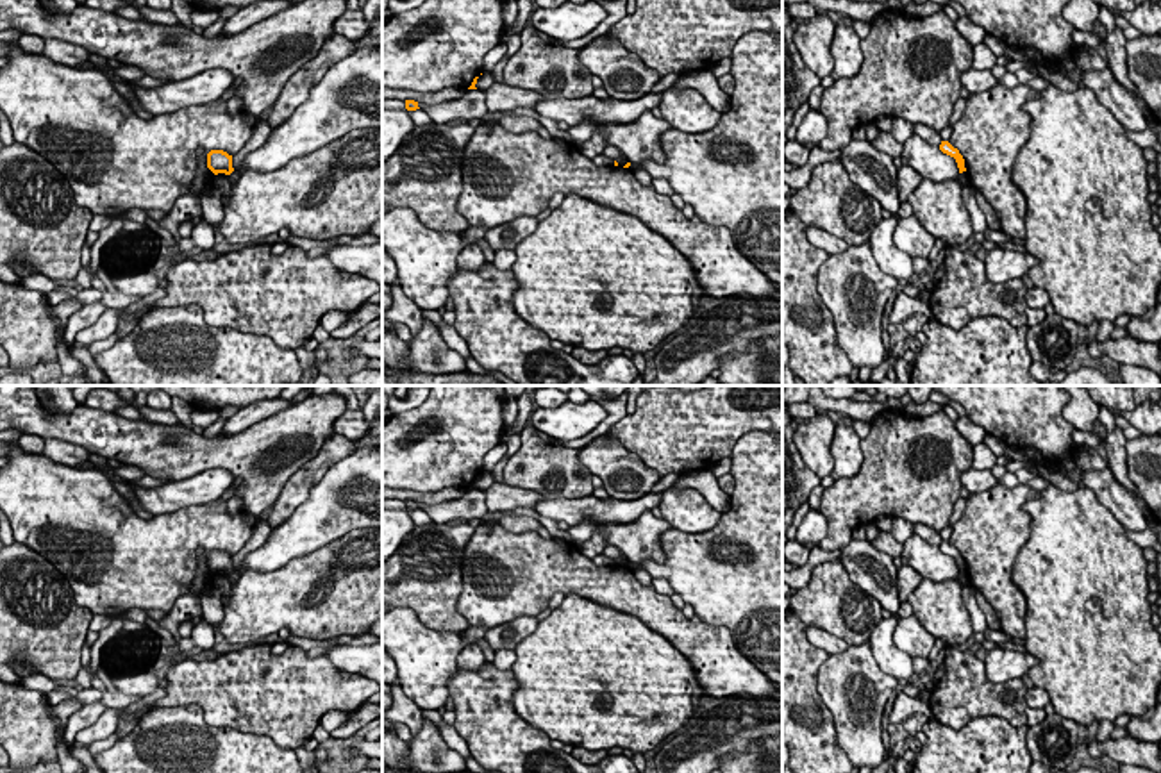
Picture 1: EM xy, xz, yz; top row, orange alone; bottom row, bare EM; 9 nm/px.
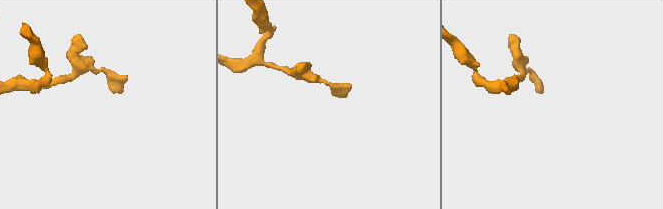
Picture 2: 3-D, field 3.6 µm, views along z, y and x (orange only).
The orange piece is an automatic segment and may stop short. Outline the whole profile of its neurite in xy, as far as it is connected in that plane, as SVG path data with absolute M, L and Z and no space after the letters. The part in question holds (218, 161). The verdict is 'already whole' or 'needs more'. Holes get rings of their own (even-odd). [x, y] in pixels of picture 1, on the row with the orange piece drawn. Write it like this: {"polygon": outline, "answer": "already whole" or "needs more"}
{"polygon": "M211 150L207 154L207 168L218 175L218 173L225 173L230 175L234 171L232 168L232 155L229 155L223 150Z", "answer": "already whole"}

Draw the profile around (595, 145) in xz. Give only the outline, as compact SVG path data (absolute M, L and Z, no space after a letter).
M593 134L588 141L577 145L579 152L588 159L595 159L604 154L607 146L609 145L604 134Z

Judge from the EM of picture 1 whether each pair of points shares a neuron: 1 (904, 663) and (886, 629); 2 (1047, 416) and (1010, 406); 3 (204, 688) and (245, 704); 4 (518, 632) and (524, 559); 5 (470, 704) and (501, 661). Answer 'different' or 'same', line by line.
1: same
2: same
3: same
4: different
5: different

